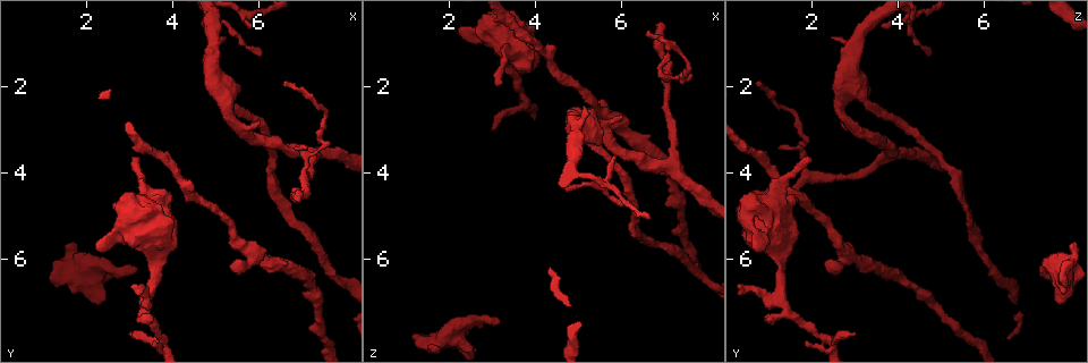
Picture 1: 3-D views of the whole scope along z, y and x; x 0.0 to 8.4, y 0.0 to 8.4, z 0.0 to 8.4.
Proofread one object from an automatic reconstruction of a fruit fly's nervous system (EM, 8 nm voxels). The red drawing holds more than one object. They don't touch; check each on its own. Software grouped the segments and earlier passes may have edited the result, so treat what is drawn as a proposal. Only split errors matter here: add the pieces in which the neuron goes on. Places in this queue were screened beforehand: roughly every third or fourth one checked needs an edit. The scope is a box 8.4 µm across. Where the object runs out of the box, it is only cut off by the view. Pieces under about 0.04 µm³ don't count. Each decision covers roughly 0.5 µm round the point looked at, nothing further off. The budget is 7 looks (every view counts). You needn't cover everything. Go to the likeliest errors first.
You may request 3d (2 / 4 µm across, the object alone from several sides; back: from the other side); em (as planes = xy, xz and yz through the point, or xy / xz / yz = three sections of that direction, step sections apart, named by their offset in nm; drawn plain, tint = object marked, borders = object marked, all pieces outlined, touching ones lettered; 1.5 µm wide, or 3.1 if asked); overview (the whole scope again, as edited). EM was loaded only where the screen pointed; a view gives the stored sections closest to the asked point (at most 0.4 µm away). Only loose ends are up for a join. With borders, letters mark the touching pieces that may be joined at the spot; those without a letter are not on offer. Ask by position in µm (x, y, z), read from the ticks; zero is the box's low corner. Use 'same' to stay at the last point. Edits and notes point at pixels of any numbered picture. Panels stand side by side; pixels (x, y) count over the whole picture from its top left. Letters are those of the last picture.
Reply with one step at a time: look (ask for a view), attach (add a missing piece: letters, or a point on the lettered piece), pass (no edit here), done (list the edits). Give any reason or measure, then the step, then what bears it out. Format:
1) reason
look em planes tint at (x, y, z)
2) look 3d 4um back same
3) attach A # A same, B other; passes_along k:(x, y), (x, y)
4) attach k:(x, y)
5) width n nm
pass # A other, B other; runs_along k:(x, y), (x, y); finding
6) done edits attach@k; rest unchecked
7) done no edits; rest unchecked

look em yz step 4 borders at (3.20, 6.25, 7.45)

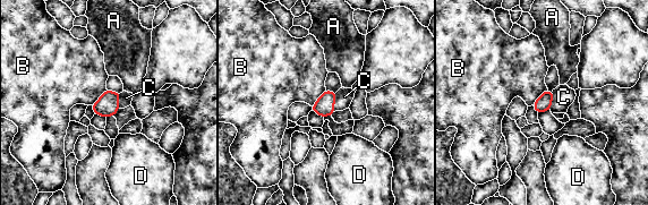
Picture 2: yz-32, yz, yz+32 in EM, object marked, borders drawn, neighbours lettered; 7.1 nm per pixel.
look em planes borders same

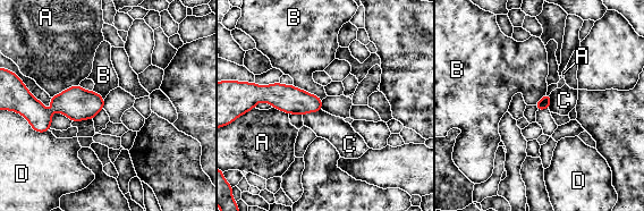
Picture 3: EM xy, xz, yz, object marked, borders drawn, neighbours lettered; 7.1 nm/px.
attach C # A other, B other, C same, D other; passes_along 3:(289, 99), (311, 111), (335, 129); it goes on there

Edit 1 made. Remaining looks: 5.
free end
look 3d 2um at (3.45, 7.45, 0.95)

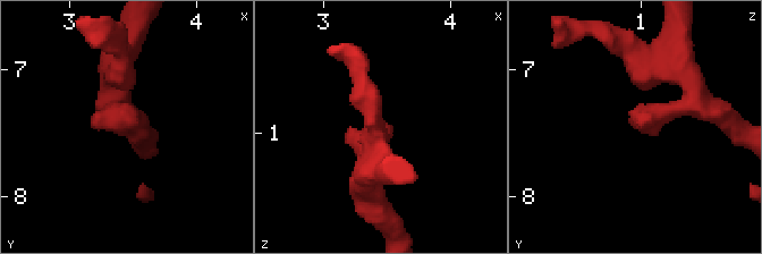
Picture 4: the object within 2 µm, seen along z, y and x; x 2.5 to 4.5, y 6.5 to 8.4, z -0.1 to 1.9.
need the tissue
look em xy step 4 borders at (3.48, 7.44, 0.92)

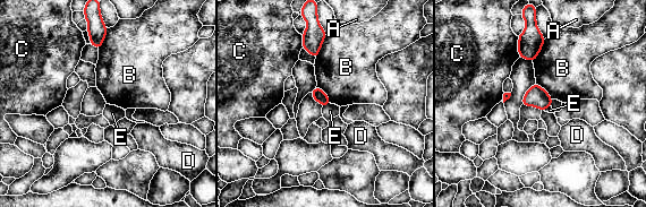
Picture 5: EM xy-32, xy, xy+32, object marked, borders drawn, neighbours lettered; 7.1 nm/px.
pass # A other, B other, C other, D other, E other; border 5:(330, 103), (323, 106); no lettered piece goes on from it

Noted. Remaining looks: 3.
look 3d 4um at (5.40, 6.00, 2.35)

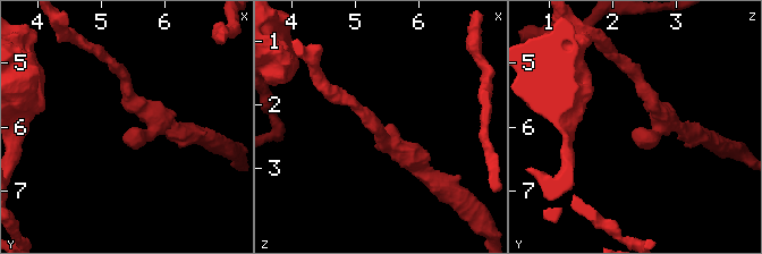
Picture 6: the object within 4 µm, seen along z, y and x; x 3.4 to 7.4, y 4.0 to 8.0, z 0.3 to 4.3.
look em yz step 8 tint at (5.45, 6.00, 2.45)

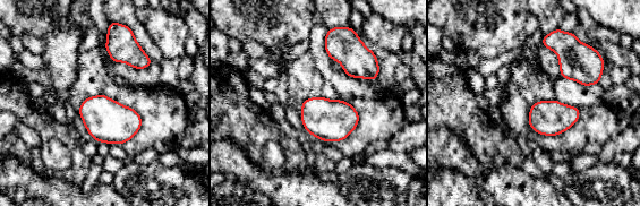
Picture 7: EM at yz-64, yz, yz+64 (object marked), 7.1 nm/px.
look em xz step 4 borders same

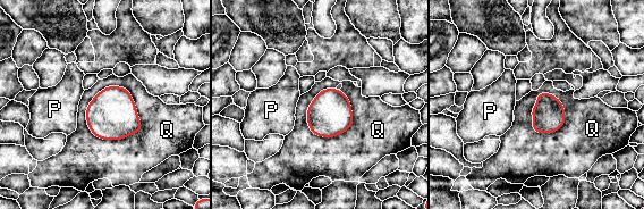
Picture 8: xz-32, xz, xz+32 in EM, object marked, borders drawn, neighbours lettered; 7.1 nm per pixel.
pass # P other, Q other; no lettered piece goes on from it

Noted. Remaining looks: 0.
done edits attach@3; rest unchecked

